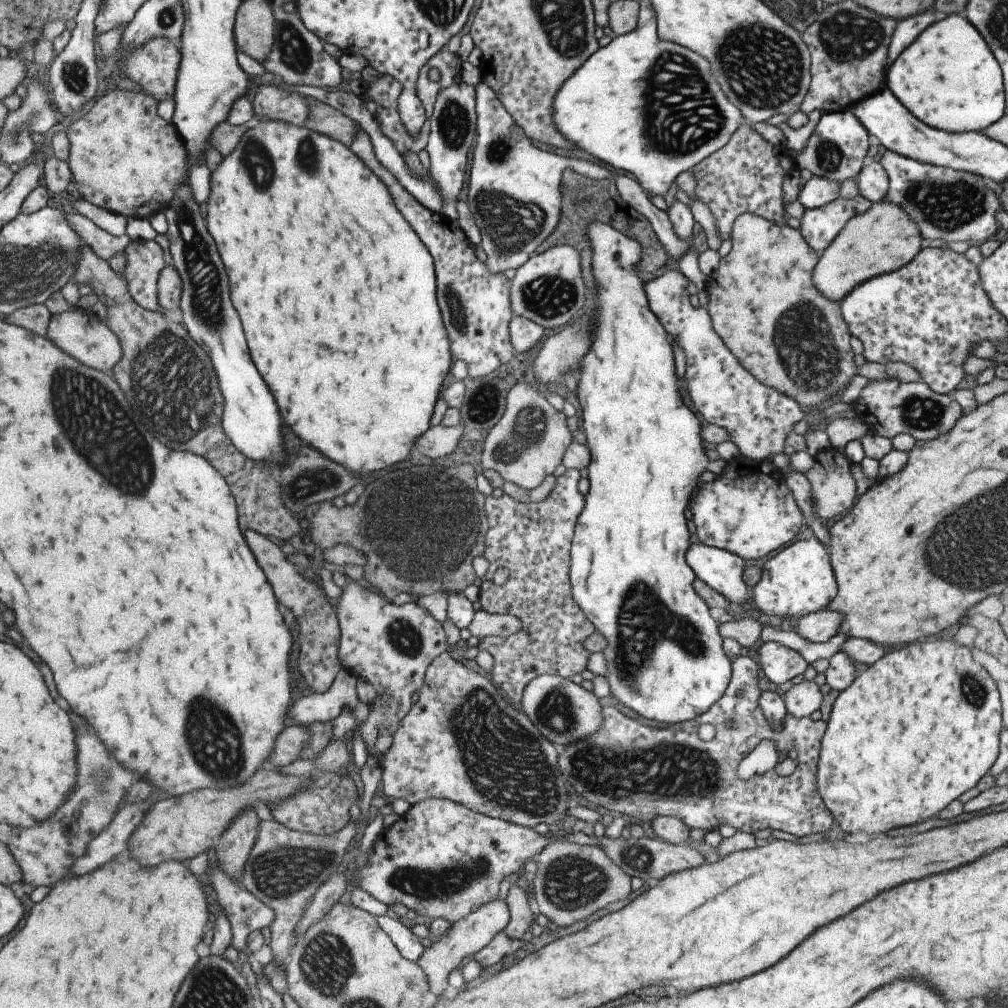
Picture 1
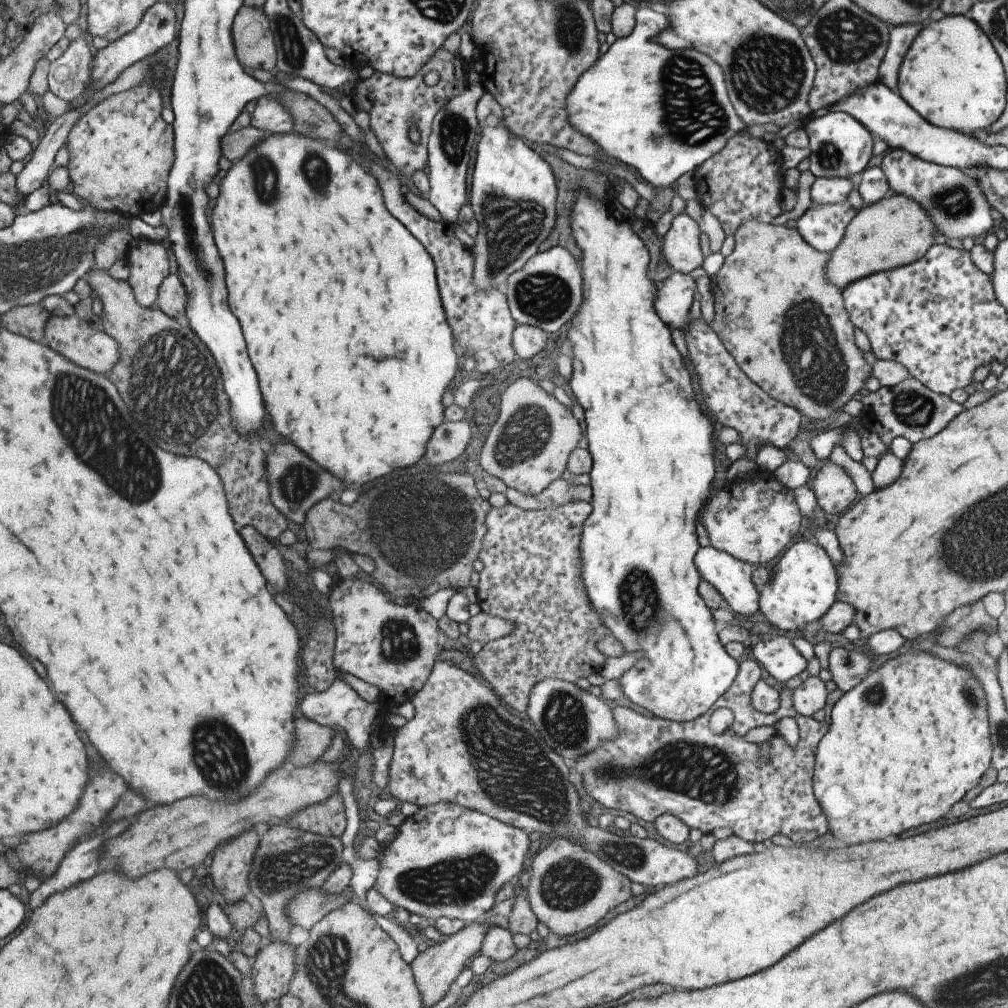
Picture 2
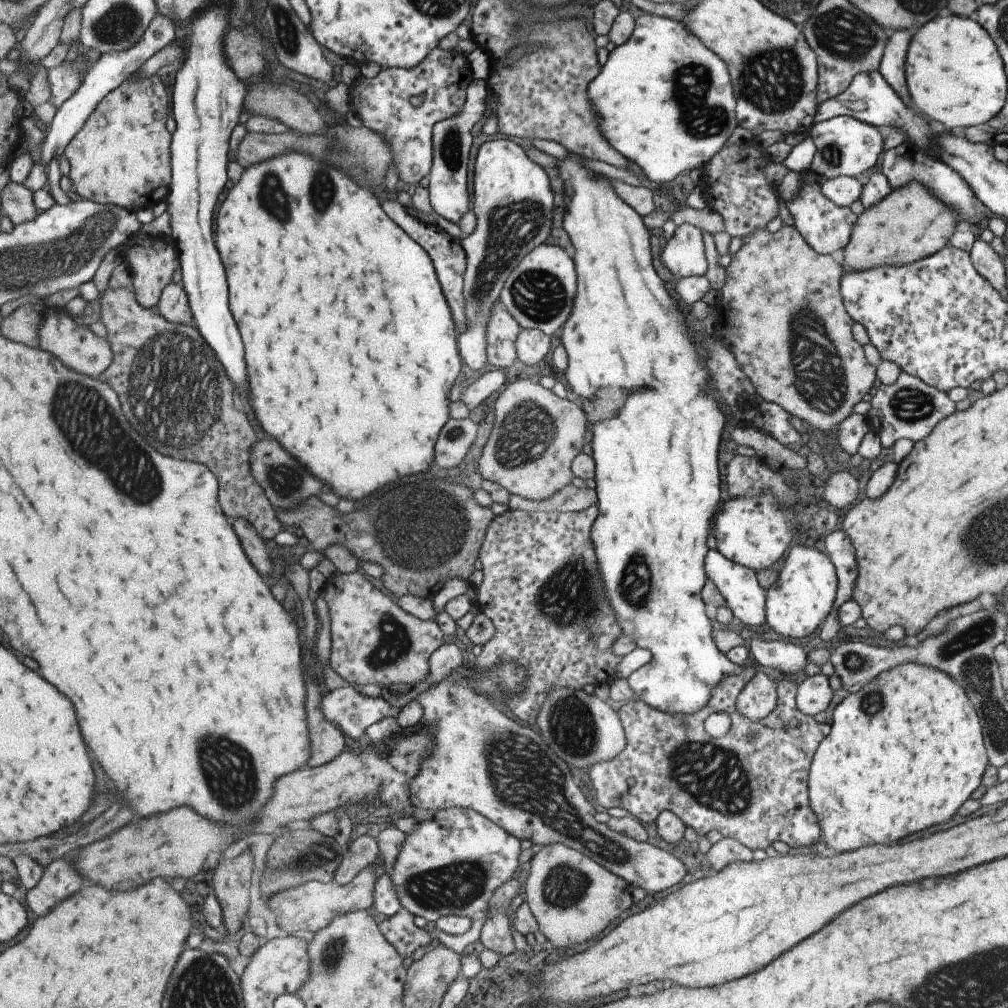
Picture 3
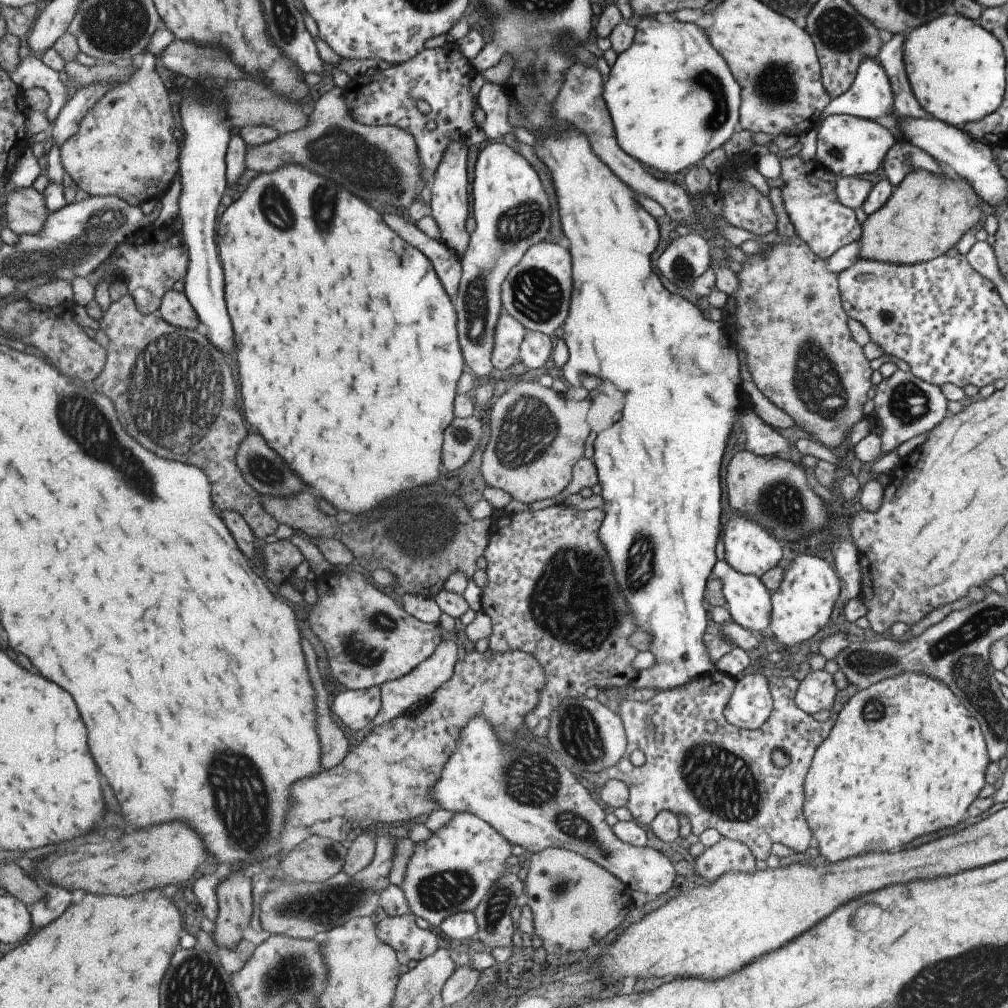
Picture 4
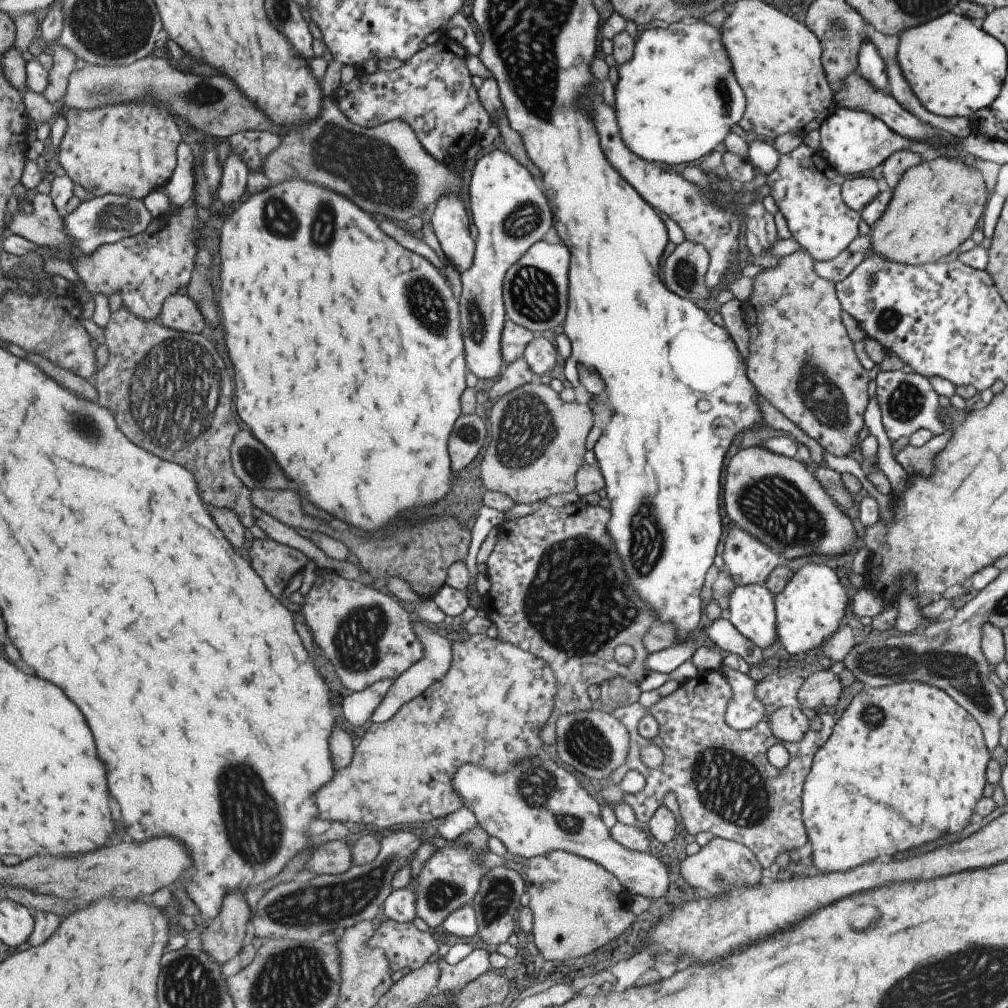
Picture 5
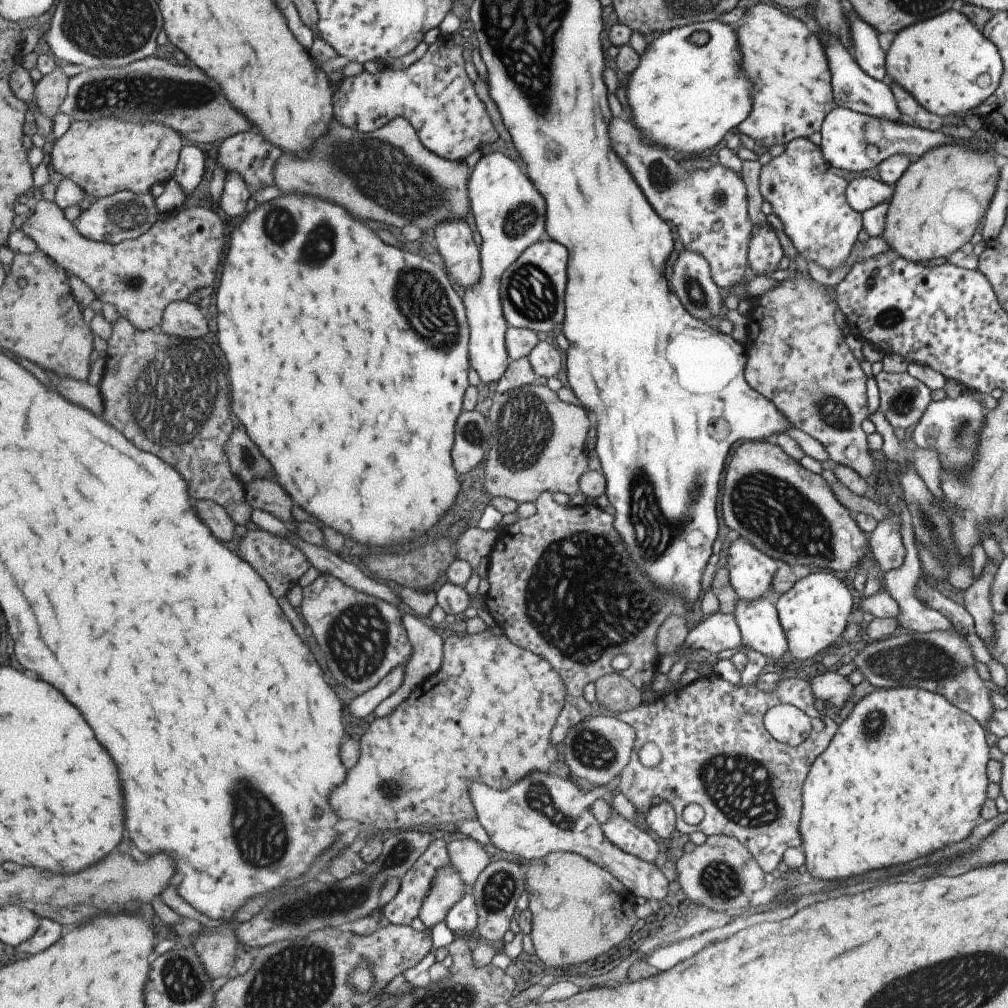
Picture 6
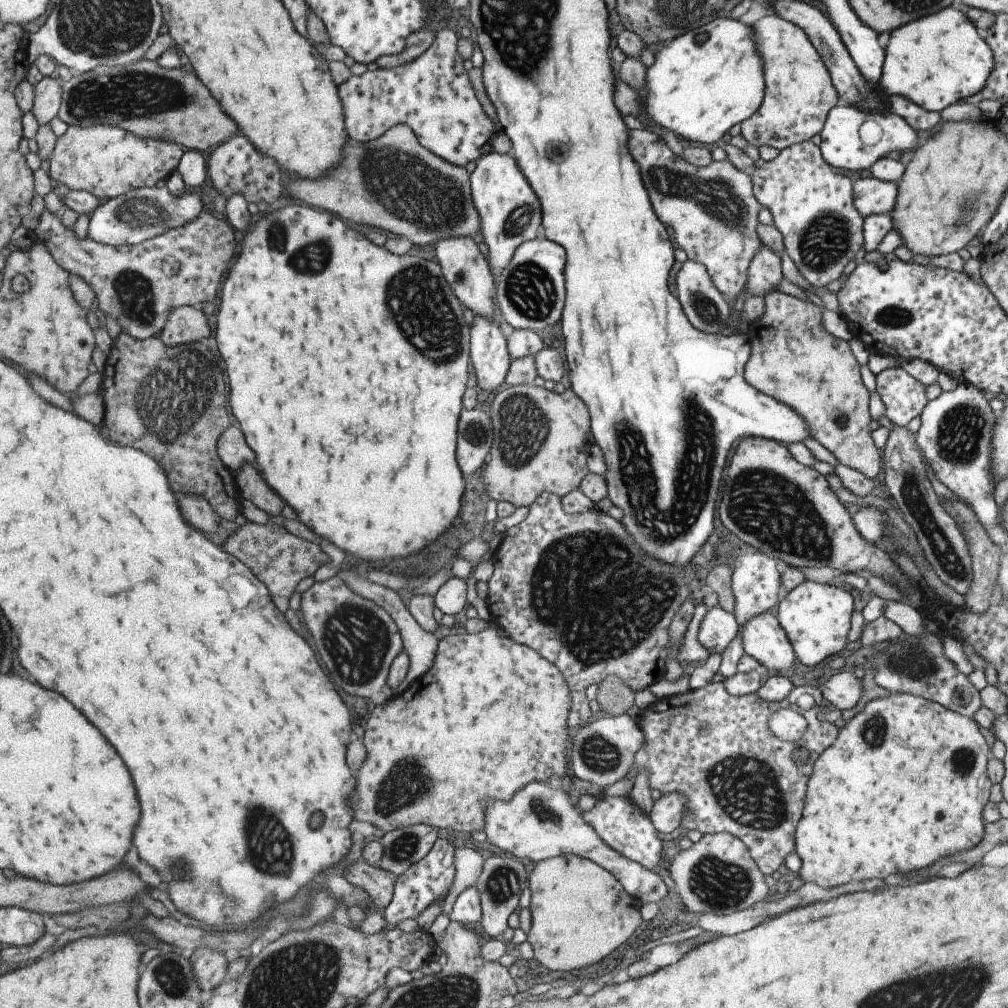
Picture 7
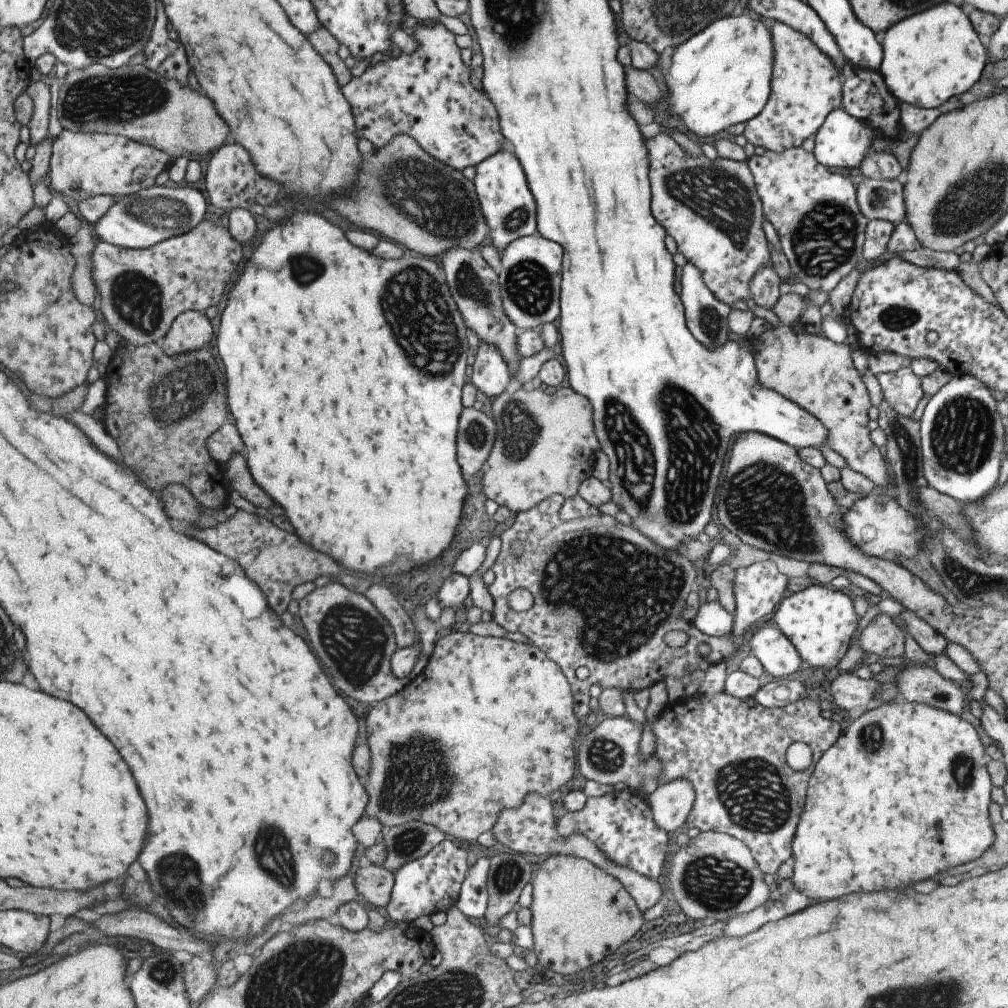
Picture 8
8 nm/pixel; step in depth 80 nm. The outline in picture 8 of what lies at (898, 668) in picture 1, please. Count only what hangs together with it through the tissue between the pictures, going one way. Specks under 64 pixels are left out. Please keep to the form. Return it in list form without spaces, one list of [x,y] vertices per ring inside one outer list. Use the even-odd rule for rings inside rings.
[[[904,703],[904,704],[885,704],[876,709],[871,709],[870,711],[861,711],[854,715],[853,721],[846,727],[844,731],[840,734],[840,737],[822,754],[822,757],[818,761],[815,761],[813,770],[811,771],[810,777],[808,778],[805,791],[805,800],[803,812],[800,814],[798,823],[796,824],[796,829],[793,835],[793,840],[791,841],[791,852],[792,852],[792,874],[789,878],[792,889],[799,890],[803,892],[809,900],[817,902],[817,900],[833,900],[833,898],[839,898],[839,896],[845,896],[845,894],[851,894],[851,892],[871,892],[871,890],[893,890],[893,888],[903,888],[907,882],[915,884],[919,880],[925,880],[925,878],[931,878],[935,876],[937,872],[943,872],[943,870],[953,869],[959,865],[965,865],[968,862],[974,861],[979,858],[987,849],[990,848],[994,842],[994,830],[992,825],[989,823],[989,816],[987,815],[987,806],[989,806],[989,792],[991,792],[991,781],[986,769],[986,764],[989,757],[983,752],[984,747],[975,733],[973,726],[966,722],[965,720],[957,717],[957,715],[952,715],[951,713],[930,707],[929,705],[922,705],[919,703]]]

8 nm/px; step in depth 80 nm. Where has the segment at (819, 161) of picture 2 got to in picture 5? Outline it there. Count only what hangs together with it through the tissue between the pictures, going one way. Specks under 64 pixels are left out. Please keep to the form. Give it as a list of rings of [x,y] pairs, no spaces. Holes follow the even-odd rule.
[[[835,107],[834,111],[824,118],[819,125],[820,145],[817,151],[821,158],[836,172],[841,174],[863,174],[875,166],[879,166],[890,154],[897,151],[911,151],[919,156],[930,149],[930,144],[922,141],[912,141],[899,136],[894,130],[859,109]]]

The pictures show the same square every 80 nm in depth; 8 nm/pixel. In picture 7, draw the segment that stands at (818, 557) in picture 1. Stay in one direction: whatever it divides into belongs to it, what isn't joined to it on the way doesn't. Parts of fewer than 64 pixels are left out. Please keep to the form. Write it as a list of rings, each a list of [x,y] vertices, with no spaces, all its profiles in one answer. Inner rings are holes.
[[[807,579],[785,594],[773,611],[778,625],[791,643],[797,660],[809,667],[822,661],[826,662],[845,648],[851,612],[853,612],[853,602],[849,592],[833,585],[820,584]]]

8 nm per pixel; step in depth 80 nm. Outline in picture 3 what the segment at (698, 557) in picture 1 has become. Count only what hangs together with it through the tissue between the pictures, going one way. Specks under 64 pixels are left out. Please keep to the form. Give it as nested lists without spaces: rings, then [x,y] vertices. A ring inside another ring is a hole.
[[[709,549],[704,558],[704,571],[726,601],[726,607],[741,624],[759,626],[765,621],[765,591],[759,586],[755,572],[727,560],[721,553]]]

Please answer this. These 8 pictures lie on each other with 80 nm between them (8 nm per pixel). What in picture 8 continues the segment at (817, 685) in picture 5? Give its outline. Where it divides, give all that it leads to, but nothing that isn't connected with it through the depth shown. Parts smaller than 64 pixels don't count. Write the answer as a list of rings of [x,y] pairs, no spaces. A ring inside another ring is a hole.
[[[853,673],[837,675],[830,683],[833,705],[845,713],[864,712],[877,690],[878,682],[874,678],[860,679]]]

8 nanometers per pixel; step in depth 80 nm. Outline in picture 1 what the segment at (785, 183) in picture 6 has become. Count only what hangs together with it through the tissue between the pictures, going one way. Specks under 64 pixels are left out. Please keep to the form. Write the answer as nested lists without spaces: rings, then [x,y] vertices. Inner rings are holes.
[[[859,194],[853,199],[837,197],[826,205],[804,209],[799,219],[798,231],[803,240],[820,254],[831,244],[847,220],[867,210],[871,205],[872,202]]]

